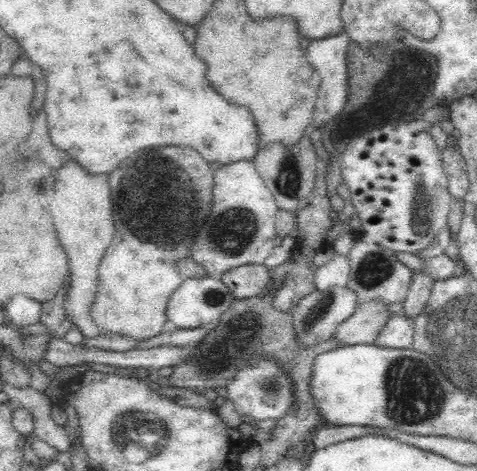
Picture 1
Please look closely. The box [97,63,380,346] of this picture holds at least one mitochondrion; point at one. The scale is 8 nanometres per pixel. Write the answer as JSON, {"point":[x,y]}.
{"point":[158,192]}

